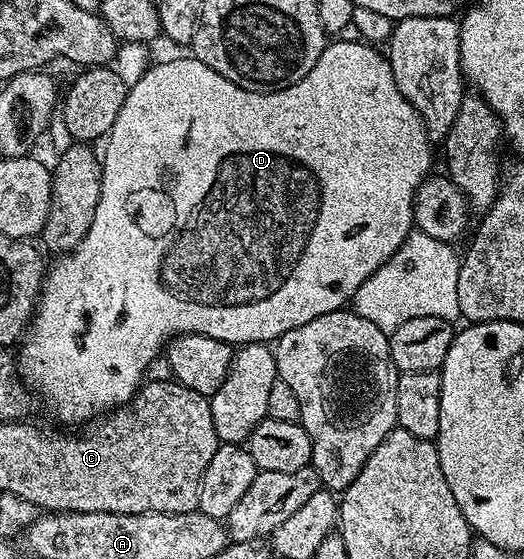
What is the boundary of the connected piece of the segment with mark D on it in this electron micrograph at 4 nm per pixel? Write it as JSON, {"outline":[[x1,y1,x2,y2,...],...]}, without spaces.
{"outline":[[343,40,332,41,325,47,317,60,317,64,313,64,313,68,309,68,309,72,305,72,305,76,301,76,301,80,297,80,297,84,293,84,284,90,271,90,267,94,263,94,259,90,246,90,237,84,233,84,233,80,225,80,225,76,221,76,221,72,213,72,213,68,209,68,209,64,201,64,201,60,197,60,193,56,171,58,168,62,156,61,147,67,147,71,143,73,141,80,137,80,137,84,129,87,125,104,113,124,111,133,106,135,105,143,107,142,107,147,101,150,103,179,101,180,101,200,97,204,97,216,93,216,93,224,89,224,89,232,85,232,81,244,77,244,75,250,71,253,56,257,52,266,50,263,43,280,43,290,39,294,39,304,35,308,29,329,21,339,21,345,18,347,20,350,17,350,19,377,28,387,34,388,36,391,39,389,44,394,43,402,55,413,57,421,68,422,71,425,68,427,75,428,78,427,75,426,78,422,91,424,100,416,106,415,116,408,126,406,135,397,140,386,144,385,145,377,143,378,143,373,150,368,151,361,158,354,160,357,164,353,167,343,180,334,204,334,205,336,213,336,213,340,221,340,228,344,246,344,249,342,271,344,285,332,289,332,293,328,301,328,305,324,309,324,309,320,317,320,317,316,325,316,334,310,344,309,354,299,357,288,361,288,361,284,365,284,365,280,369,276,373,276,373,272,377,272,377,268,381,268,381,264,385,264,385,260,389,260,389,256,393,256,393,252,397,252,397,248,401,248,401,244,413,230,415,220,413,204,415,203,417,188,433,170,433,167,431,167,433,140,428,136,417,108,413,108,413,104,409,104,409,100,405,100,405,96,401,96,401,88,397,88,397,84,393,80,391,64,386,57,380,51,378,54,375,51,378,49,374,45,362,40,354,40,355,42,339,41]]}

